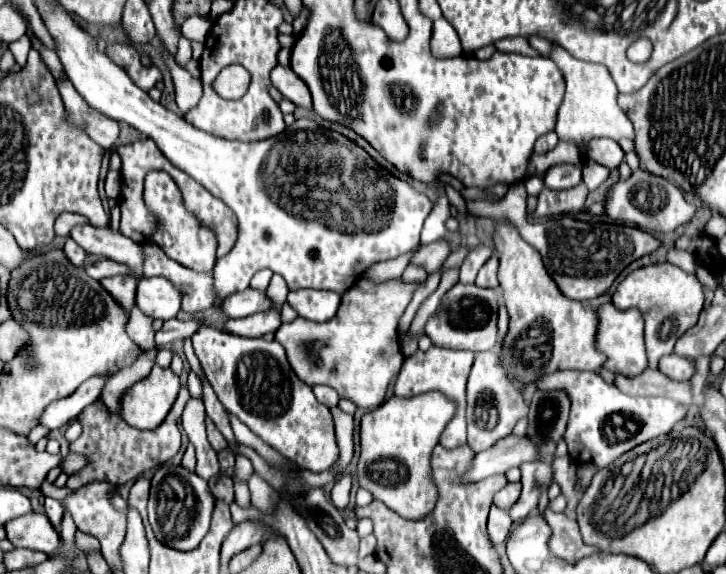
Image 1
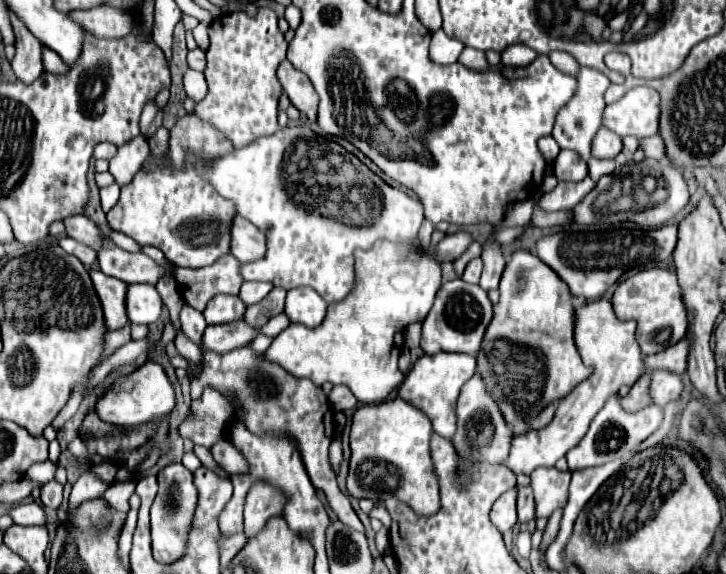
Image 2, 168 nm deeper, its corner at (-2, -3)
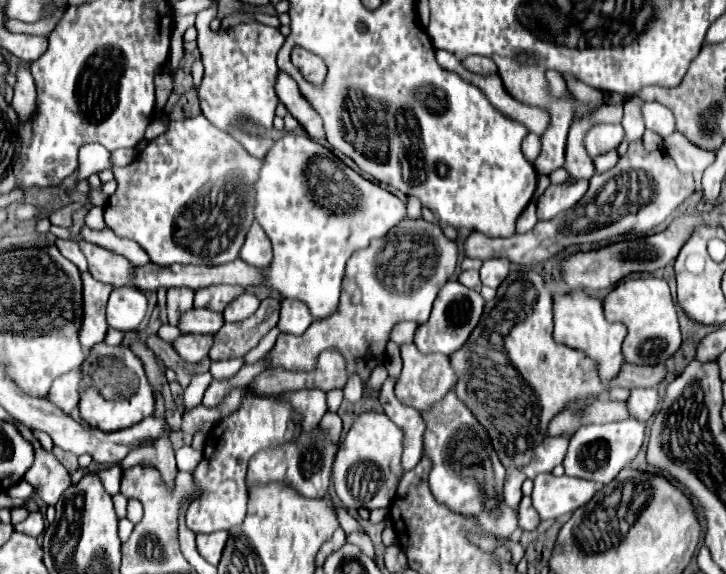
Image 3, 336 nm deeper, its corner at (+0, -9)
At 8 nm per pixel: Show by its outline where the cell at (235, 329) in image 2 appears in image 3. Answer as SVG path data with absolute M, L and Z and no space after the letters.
M182 334L174 342L174 350L186 360L186 362L200 362L208 356L210 348L214 344L214 336L204 334Z

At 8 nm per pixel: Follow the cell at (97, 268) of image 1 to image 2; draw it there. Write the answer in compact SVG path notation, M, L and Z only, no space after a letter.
M104 240L102 248L98 252L98 264L100 270L108 276L116 276L126 284L136 284L136 282L146 282L146 284L158 284L160 278L164 276L174 276L176 264L164 262L156 264L152 258L148 258L142 252L126 252L118 248L112 240Z

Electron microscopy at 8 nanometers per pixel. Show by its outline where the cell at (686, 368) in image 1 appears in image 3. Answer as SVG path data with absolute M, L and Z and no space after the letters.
M634 388L628 398L628 408L632 418L648 422L658 410L660 394L656 388Z

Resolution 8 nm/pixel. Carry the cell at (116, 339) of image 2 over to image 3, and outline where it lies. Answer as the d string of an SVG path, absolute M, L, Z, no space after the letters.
M72 370L60 378L54 380L52 388L50 388L50 396L48 400L54 402L58 408L62 408L64 412L72 412L78 406L80 400L80 374L82 370Z

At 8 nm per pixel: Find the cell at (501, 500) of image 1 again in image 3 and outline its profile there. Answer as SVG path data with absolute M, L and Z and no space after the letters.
M524 496L520 502L520 508L518 508L518 526L522 530L534 530L538 524L540 524L540 516L532 506L530 496Z

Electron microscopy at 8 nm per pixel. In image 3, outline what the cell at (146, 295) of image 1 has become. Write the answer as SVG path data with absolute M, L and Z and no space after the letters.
M130 286L116 288L108 300L108 310L106 310L108 324L112 328L132 332L142 324L146 316L146 308L148 308L148 300L144 292L134 290Z

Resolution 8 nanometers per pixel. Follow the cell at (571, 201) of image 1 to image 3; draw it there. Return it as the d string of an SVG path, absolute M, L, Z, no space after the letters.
M588 180L548 186L548 190L538 200L538 220L552 220L556 214L574 208L576 202L586 194L586 190L588 190Z

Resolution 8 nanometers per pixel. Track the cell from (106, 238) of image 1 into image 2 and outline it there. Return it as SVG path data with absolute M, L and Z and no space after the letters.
M68 216L64 218L64 226L66 226L66 234L94 250L98 250L98 246L102 244L102 234L98 230L98 226L86 218L86 216Z

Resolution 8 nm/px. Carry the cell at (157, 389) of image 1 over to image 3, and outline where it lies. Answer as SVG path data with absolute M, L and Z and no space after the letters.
M98 344L94 346L84 364L82 364L82 384L80 384L80 416L84 422L88 422L94 428L102 428L104 432L114 432L120 428L128 428L132 424L138 424L140 420L148 418L154 414L156 410L156 396L154 396L154 388L146 376L144 364L140 362L140 358L124 346L112 348L106 344Z

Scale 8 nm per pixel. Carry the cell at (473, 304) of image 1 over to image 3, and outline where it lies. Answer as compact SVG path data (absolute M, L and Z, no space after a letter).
M446 282L436 296L428 322L420 324L416 330L416 336L414 336L416 348L422 354L440 352L446 356L460 350L464 346L464 342L468 340L468 336L472 334L472 330L476 328L476 324L482 316L482 308L484 308L484 300L476 290L470 290L470 288L462 286L460 282Z

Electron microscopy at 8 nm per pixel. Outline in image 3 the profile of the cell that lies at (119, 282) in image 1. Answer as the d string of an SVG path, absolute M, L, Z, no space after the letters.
M90 272L82 274L84 284L84 320L80 330L80 344L84 350L104 342L108 332L108 322L104 316L104 308L108 304L108 296L112 294L110 284L102 284L92 278Z

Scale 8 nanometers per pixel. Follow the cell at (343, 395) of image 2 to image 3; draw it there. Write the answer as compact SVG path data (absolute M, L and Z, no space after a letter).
M358 376L348 378L348 382L344 386L344 398L348 402L358 402L362 398L362 380Z

